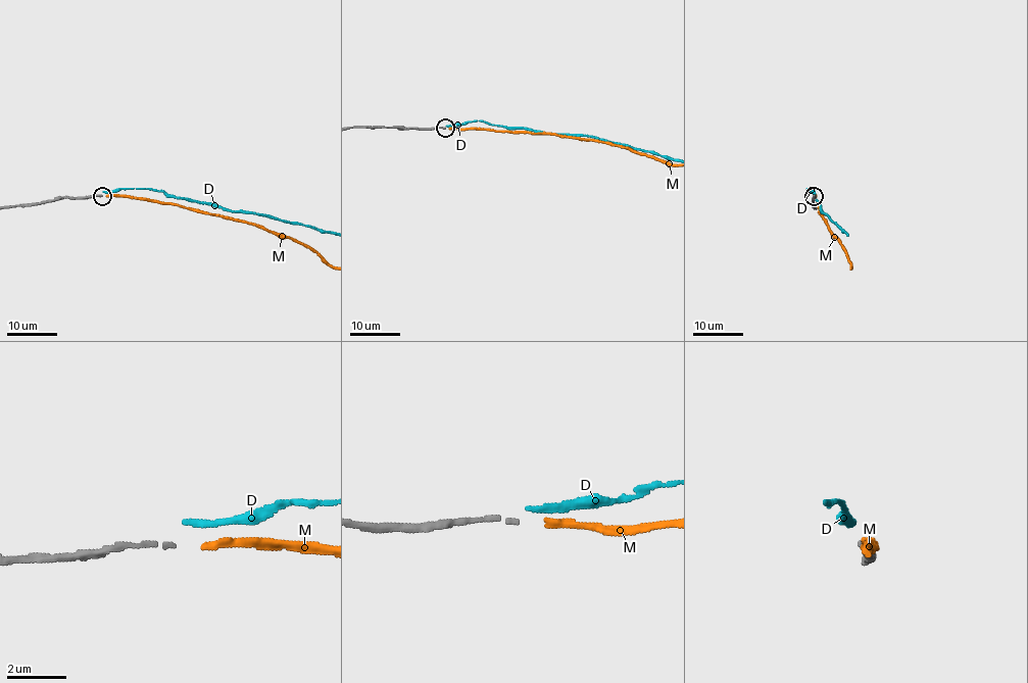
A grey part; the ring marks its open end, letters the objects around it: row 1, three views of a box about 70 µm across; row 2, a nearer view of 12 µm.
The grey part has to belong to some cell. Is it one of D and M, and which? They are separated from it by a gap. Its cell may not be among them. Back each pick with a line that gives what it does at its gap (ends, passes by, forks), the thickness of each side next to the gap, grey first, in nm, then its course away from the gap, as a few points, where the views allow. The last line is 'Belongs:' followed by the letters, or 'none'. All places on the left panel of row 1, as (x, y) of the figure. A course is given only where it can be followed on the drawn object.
M: it ends there; 150 nm thick on the grey side, 240 nm on the other
Belongs: M

